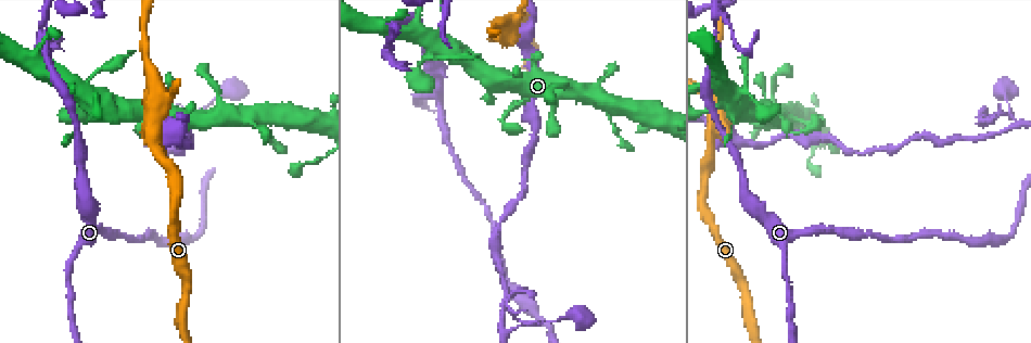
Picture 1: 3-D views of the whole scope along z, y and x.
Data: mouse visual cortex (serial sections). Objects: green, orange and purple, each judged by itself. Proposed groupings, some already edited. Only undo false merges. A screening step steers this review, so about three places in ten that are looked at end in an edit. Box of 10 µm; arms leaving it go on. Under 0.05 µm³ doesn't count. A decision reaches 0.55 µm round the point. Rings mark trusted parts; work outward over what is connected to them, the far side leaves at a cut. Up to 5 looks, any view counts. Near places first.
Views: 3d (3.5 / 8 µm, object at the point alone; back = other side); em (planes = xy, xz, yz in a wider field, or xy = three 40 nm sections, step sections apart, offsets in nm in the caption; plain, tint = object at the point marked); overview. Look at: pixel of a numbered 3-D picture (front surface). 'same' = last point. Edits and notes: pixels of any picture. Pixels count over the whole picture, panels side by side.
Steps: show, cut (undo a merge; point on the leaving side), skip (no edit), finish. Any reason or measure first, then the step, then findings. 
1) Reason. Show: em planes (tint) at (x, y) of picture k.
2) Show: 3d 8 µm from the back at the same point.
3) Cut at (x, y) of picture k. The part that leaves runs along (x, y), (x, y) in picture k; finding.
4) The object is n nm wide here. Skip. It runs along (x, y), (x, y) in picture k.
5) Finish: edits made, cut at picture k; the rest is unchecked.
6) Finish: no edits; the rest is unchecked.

Abrupt turn. Show: 3d 8 µm from the back at (438, 41) of picture 1.

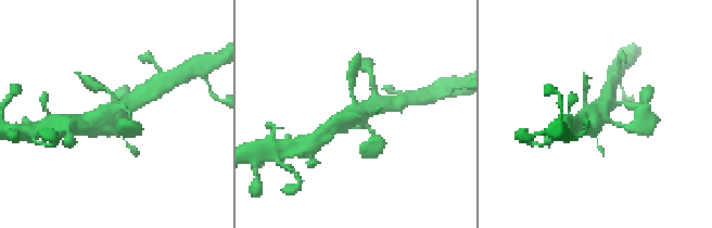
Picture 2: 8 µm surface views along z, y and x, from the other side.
Show: em xy step 2 (tint) at the same point.

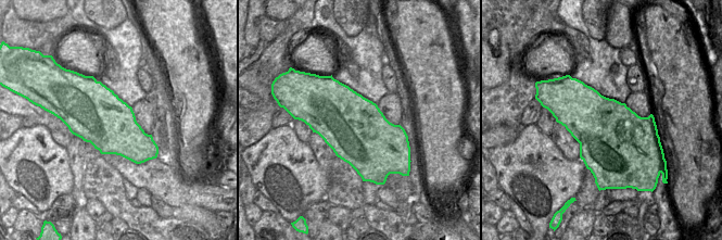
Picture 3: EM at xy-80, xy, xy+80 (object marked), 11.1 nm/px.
Cut at (100, 87) of picture 2. The part that leaves runs along (366, 127), (373, 143), (361, 155) in picture 2; a second cell is stuck on.

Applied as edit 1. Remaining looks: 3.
Three arms meet. Show: 3d 3.5 µm at (391, 36) of picture 1.

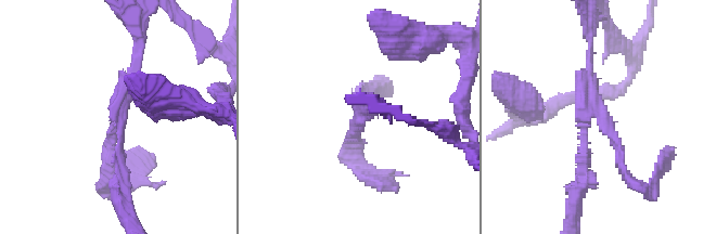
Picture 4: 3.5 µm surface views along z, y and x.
3 arms meet here; the arms are 150, 150, 200 nm wide; shape alone is not enough. Show: em planes (tint) at (113, 125) of picture 4.

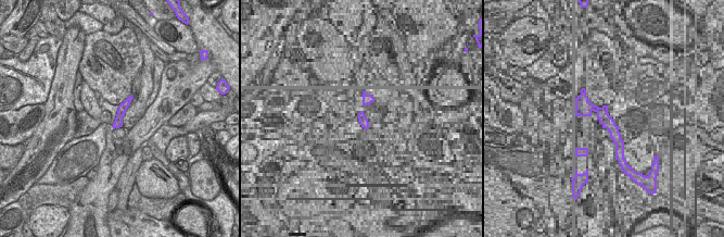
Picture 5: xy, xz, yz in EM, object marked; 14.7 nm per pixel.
Cut at (137, 48) of picture 4. The part that leaves runs along (592, 112), (614, 135), (625, 176), (650, 189) in picture 4; two cells meet here.

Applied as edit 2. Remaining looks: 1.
Finish: edits made, cut at picture 2, cut at picture 4; the rest is unchecked.

